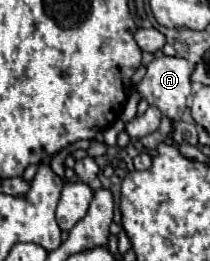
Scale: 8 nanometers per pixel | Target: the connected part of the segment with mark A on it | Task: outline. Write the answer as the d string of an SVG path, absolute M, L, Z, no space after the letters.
M158 57L148 65L146 77L136 85L136 91L150 105L156 105L164 117L176 125L186 109L186 99L192 91L192 61L180 57Z

